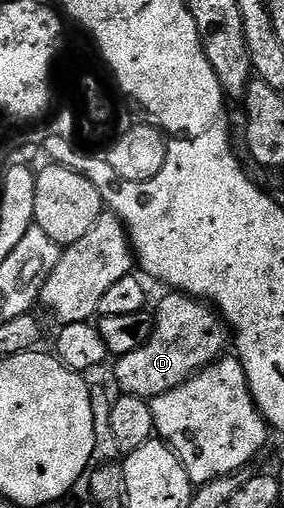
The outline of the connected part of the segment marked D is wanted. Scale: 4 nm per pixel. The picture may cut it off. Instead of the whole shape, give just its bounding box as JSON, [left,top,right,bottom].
[113,290,228,401]

